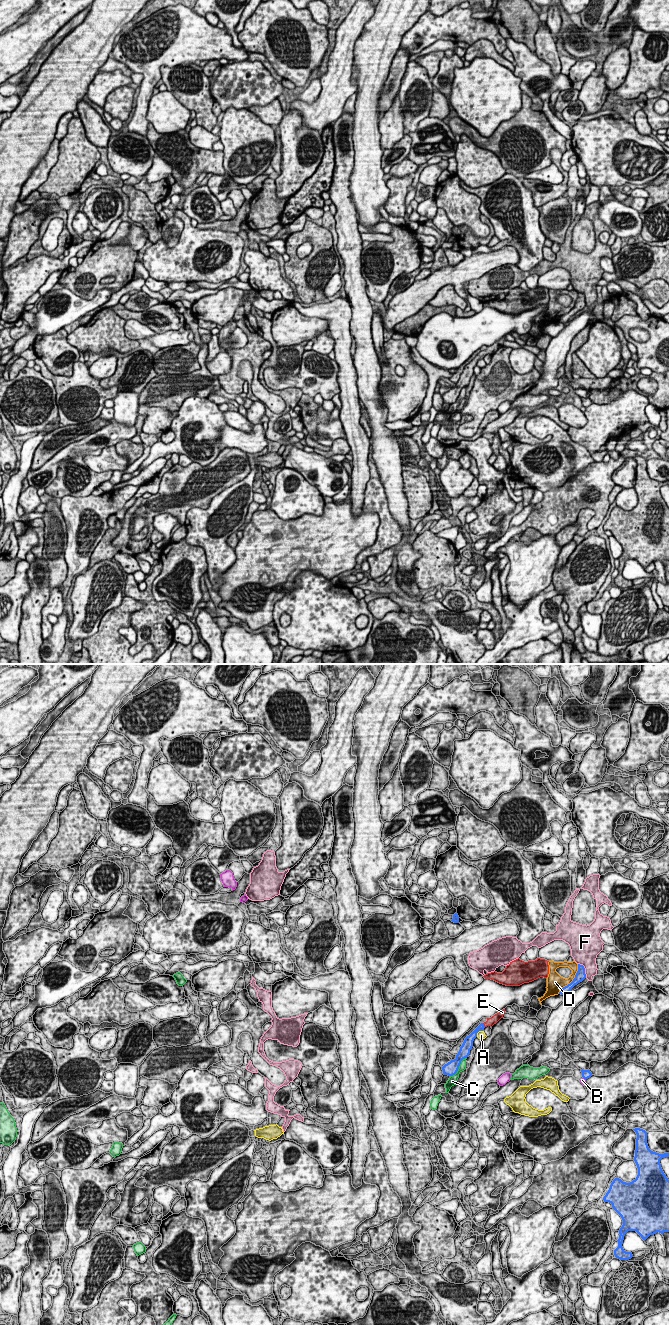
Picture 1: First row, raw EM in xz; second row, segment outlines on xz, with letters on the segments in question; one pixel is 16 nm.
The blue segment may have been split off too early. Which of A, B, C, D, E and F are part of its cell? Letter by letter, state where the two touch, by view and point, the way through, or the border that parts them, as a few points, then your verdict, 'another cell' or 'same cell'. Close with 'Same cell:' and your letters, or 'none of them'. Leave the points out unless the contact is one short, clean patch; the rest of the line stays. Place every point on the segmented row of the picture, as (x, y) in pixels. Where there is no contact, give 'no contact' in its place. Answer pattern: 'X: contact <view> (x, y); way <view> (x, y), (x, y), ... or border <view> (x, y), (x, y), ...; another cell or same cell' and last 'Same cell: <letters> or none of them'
A: contact xz (478, 1031); border xz (482, 1030), (476, 1036); another cell
B: contact xz (584, 1078); another cell
C: contact xz (458, 1067); another cell
D: contact xz (573, 980); another cell
E: contact xz (483, 1025); way xz (473, 1035), (483, 1025), (494, 1019); same cell
F: contact xz (584, 969); another cell
Same cell: E

